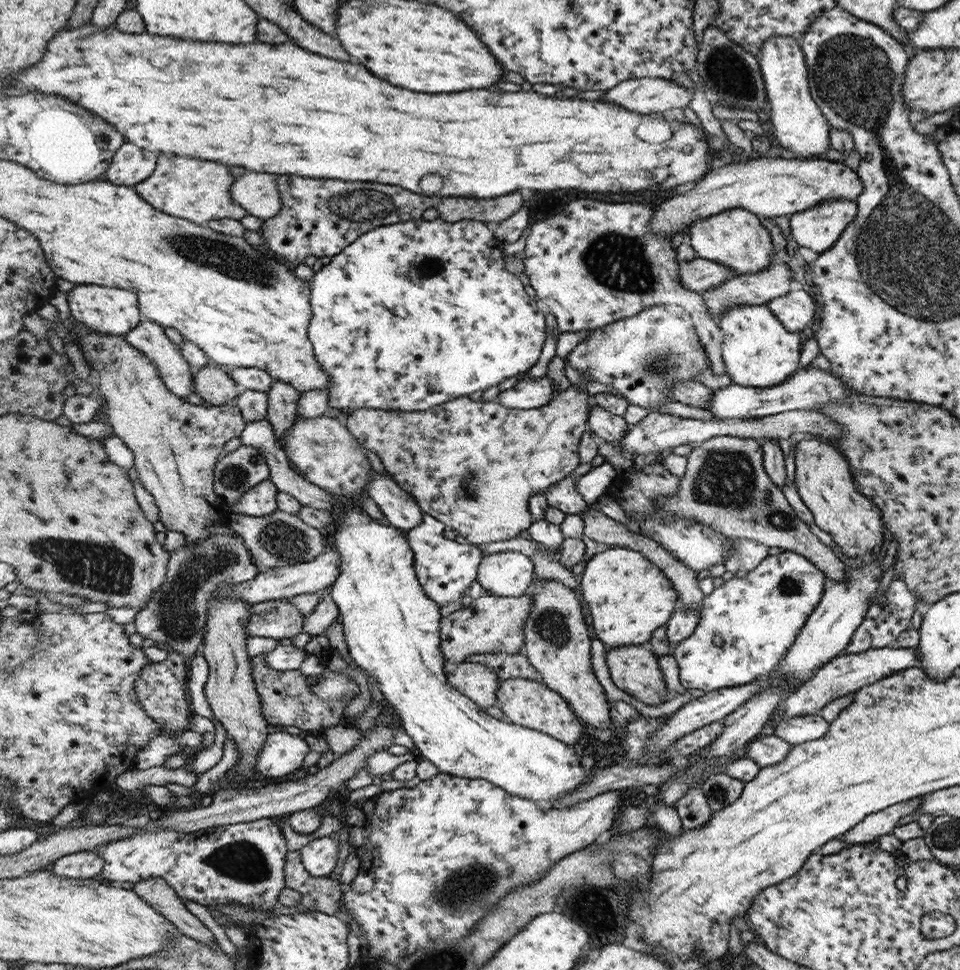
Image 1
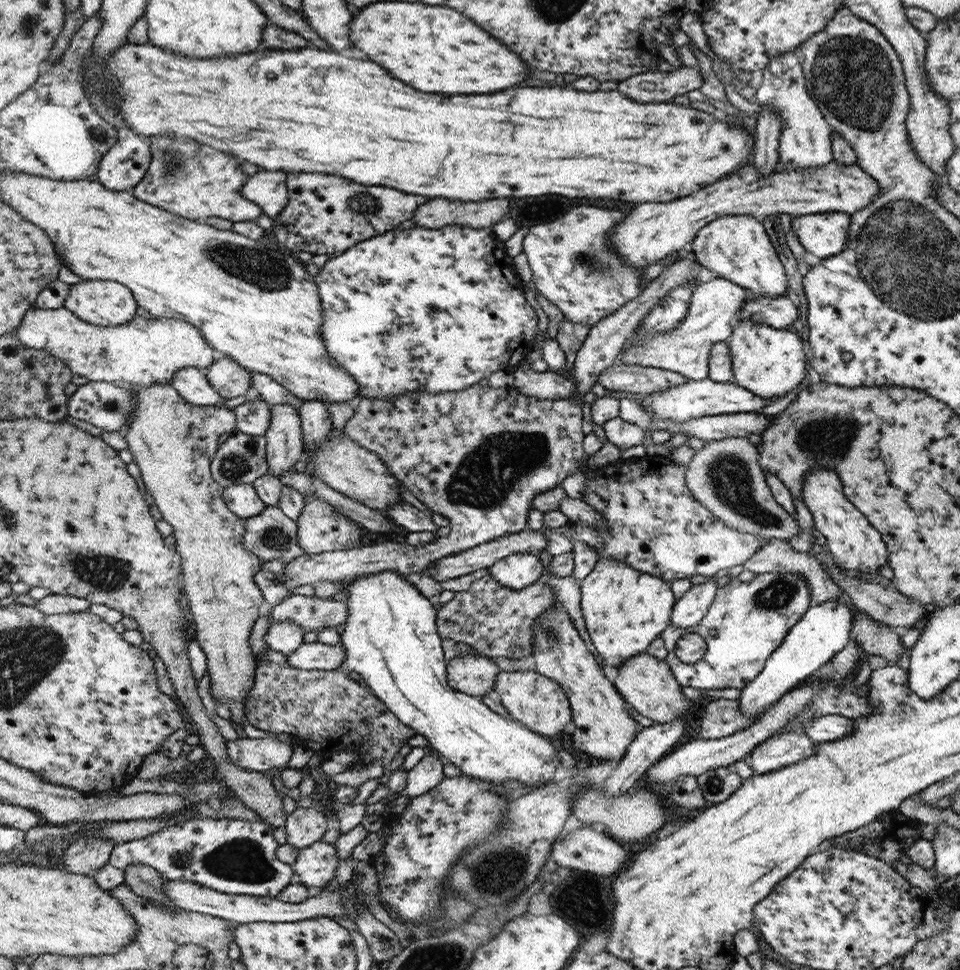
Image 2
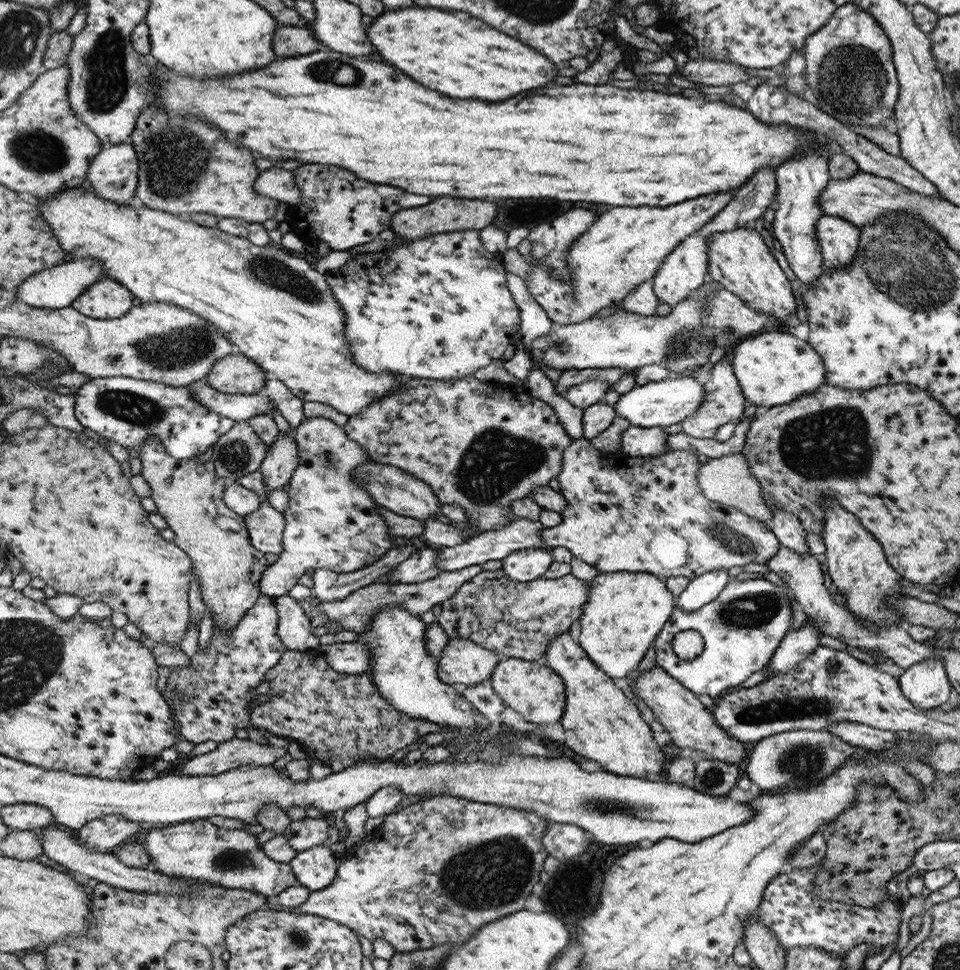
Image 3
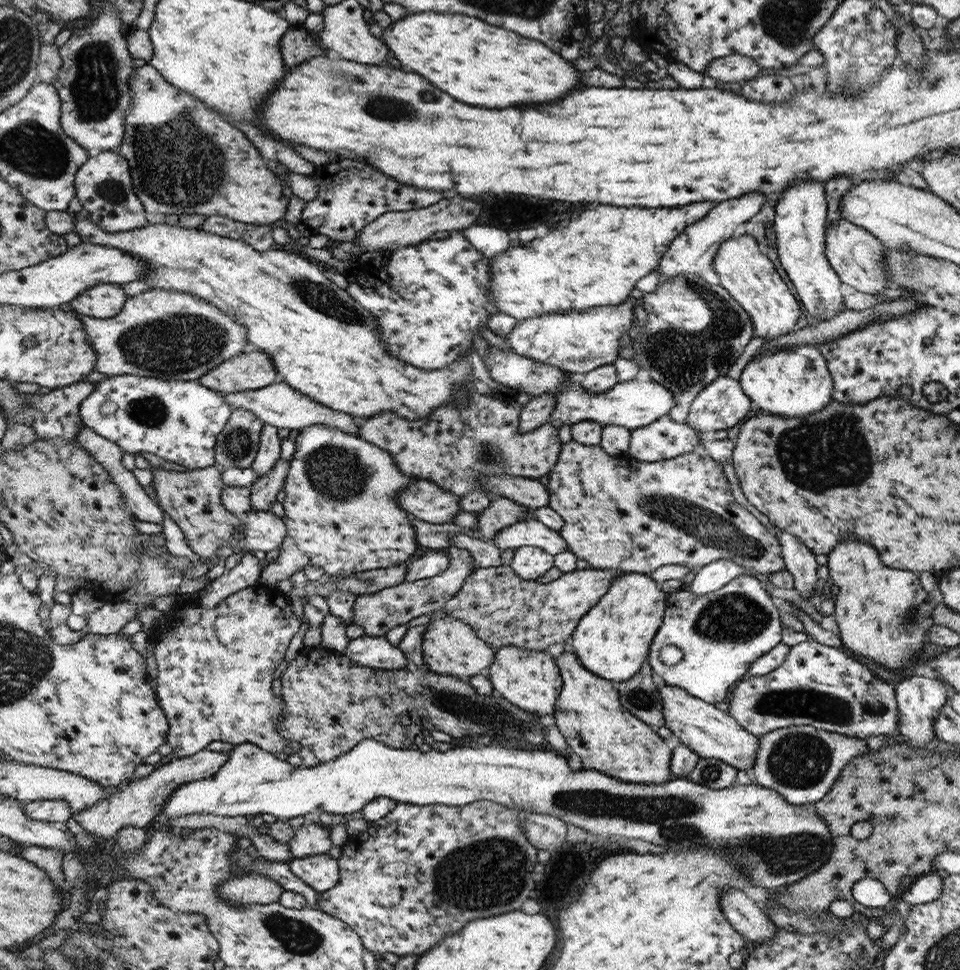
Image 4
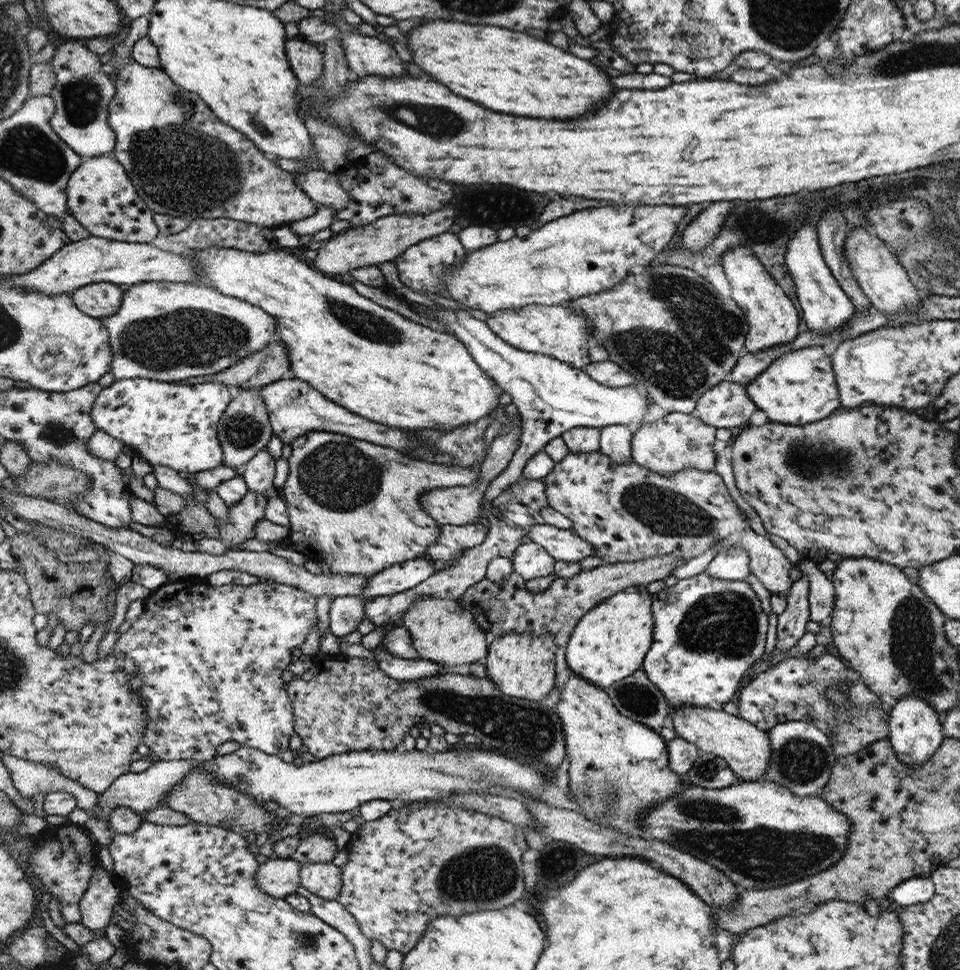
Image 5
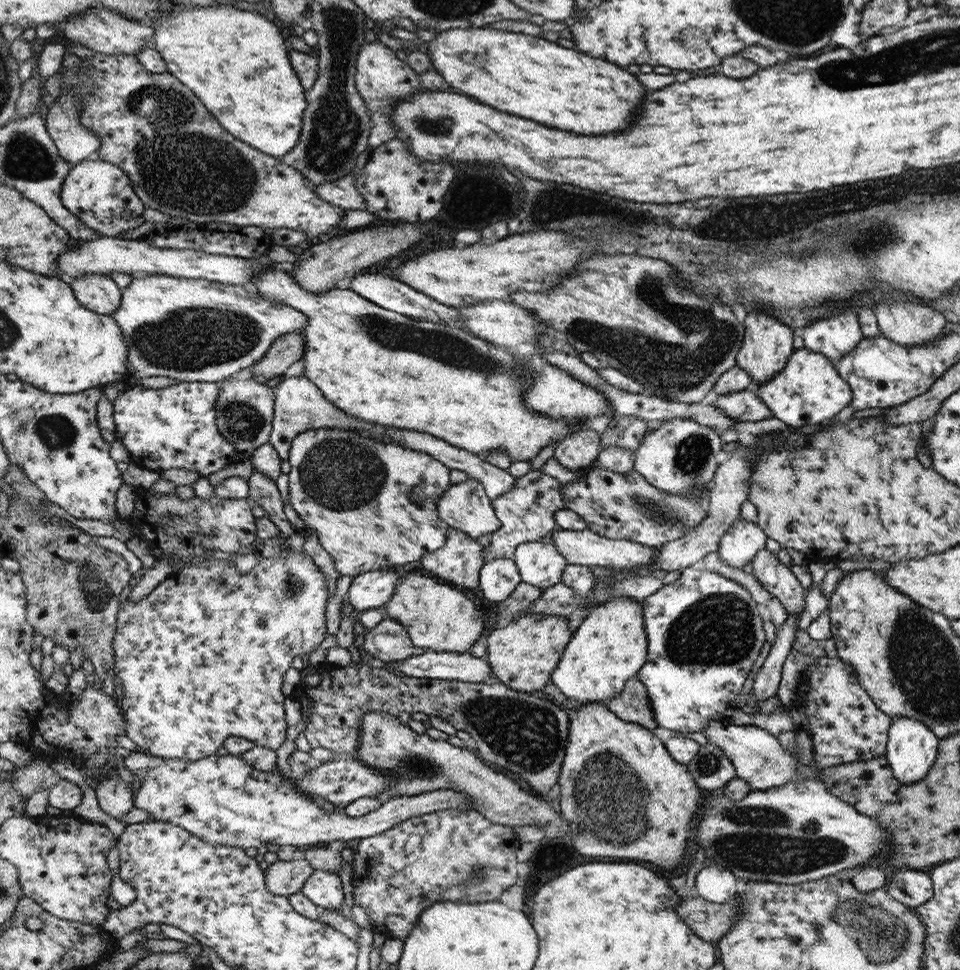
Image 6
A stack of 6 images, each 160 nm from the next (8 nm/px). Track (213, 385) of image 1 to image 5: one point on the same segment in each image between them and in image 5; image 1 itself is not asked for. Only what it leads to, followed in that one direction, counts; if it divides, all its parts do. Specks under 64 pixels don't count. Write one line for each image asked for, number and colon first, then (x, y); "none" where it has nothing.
2: (226, 376)
3: (234, 374)
4: (250, 371)
5: (259, 369)

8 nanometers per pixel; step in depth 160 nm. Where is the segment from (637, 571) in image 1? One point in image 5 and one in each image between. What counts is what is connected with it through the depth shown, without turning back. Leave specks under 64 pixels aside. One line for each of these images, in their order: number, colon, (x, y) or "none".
2: (625, 610)
3: (625, 612)
4: (613, 640)
5: (610, 643)

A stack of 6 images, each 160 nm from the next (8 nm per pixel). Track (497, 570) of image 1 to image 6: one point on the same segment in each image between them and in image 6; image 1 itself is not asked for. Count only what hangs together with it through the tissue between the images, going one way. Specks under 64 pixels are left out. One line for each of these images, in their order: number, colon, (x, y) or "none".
2: (518, 571)
3: (529, 564)
4: (529, 562)
5: (531, 561)
6: (542, 565)

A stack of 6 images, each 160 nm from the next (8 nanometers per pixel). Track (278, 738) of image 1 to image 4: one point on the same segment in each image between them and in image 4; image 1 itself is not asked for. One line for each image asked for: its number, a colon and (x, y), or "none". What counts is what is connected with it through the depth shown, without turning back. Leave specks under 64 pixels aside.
2: (253, 754)
3: (227, 756)
4: (135, 804)

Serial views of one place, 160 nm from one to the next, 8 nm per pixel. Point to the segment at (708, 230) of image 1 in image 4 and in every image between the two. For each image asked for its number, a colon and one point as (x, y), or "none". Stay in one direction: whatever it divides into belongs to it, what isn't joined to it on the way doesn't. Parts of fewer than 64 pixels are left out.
2: (737, 248)
3: (739, 259)
4: (747, 273)

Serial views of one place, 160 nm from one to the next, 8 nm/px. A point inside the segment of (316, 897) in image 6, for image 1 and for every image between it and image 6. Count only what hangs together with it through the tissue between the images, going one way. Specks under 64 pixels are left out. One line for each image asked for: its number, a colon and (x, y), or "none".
1: (319, 856)
2: (315, 864)
3: (315, 867)
4: (320, 872)
5: (324, 880)

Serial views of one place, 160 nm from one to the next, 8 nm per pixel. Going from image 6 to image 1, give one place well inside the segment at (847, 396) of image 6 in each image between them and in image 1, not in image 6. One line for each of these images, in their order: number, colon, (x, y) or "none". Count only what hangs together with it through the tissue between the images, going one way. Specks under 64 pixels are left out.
1: (759, 350)
2: (768, 361)
3: (773, 368)
4: (791, 382)
5: (799, 387)

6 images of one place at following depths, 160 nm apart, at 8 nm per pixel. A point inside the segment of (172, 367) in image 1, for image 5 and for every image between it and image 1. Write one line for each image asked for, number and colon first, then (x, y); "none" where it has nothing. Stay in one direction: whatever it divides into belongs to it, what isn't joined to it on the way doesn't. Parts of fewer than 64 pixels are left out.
2: (191, 382)
3: (237, 407)
4: (278, 404)
5: (295, 408)

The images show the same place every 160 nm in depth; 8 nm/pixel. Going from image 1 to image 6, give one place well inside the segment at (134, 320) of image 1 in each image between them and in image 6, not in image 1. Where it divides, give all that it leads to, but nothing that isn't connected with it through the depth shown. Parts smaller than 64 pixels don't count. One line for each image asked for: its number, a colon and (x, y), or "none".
2: (101, 302)
3: (107, 299)
4: (105, 300)
5: (100, 299)
6: (98, 292)

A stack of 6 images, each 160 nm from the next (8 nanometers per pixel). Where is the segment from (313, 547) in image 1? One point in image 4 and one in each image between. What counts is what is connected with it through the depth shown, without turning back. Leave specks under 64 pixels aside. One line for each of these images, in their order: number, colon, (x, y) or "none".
2: (271, 535)
3: (266, 526)
4: (265, 531)

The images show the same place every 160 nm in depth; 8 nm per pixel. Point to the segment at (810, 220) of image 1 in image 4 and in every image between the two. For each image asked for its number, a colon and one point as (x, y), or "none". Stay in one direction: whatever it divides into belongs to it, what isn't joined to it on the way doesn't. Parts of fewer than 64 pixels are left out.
2: (825, 234)
3: (839, 239)
4: (857, 256)

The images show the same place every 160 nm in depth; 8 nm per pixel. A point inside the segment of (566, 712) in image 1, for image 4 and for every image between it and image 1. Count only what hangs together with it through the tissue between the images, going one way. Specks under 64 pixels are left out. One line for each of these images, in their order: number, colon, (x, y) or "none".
2: (536, 701)
3: (536, 691)
4: (530, 679)

